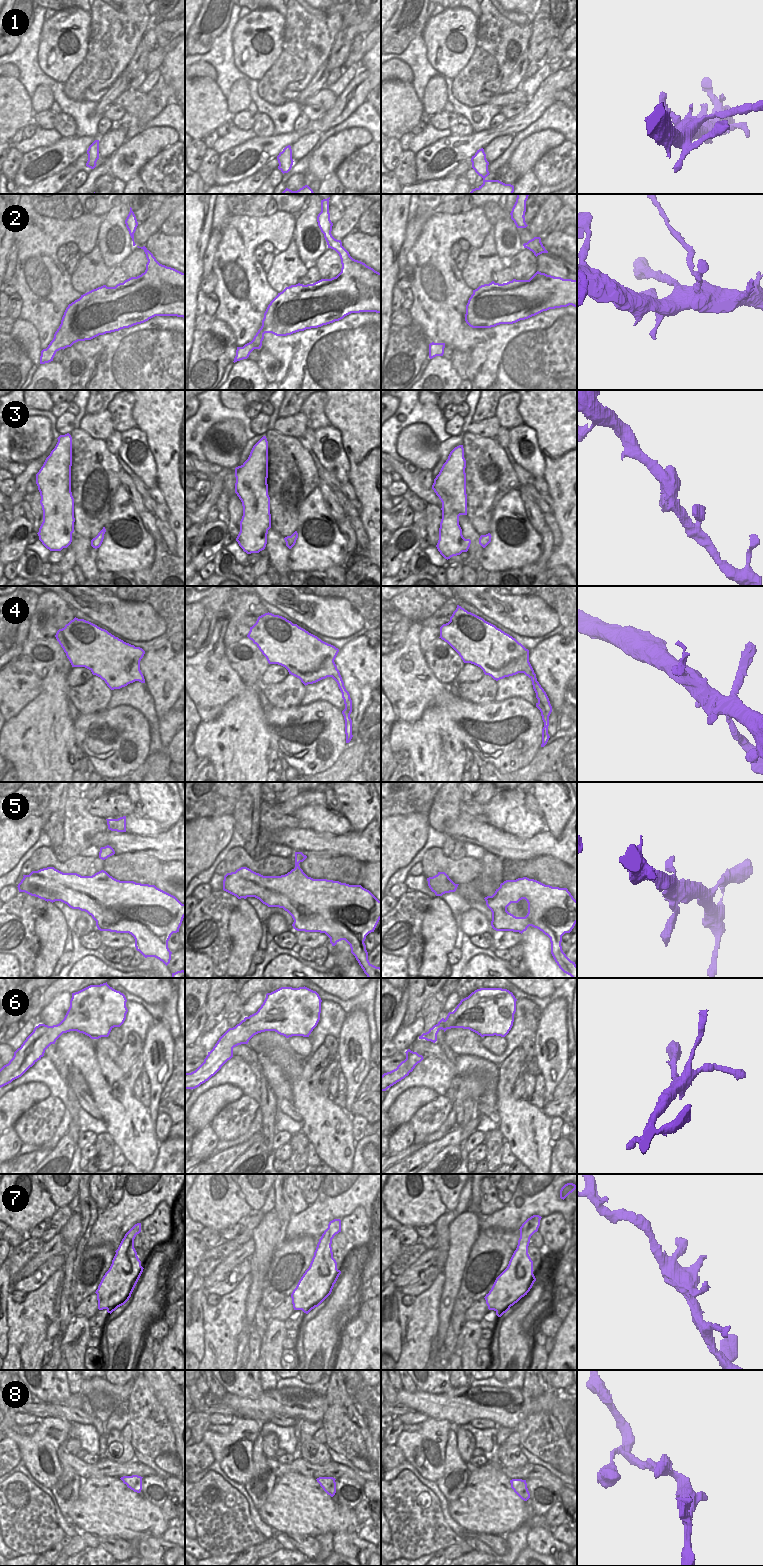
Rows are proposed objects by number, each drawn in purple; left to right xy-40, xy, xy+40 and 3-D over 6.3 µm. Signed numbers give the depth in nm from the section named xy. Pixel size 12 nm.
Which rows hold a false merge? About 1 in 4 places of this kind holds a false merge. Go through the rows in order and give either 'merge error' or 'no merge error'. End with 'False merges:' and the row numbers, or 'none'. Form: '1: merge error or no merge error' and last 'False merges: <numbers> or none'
1: no merge error
2: merge error
3: no merge error
4: no merge error
5: no merge error
6: no merge error
7: no merge error
8: no merge error
False merges: 2

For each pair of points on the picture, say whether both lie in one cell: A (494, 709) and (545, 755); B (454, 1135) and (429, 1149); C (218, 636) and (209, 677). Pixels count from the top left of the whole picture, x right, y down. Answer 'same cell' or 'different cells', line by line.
A: different cells
B: same cell
C: same cell

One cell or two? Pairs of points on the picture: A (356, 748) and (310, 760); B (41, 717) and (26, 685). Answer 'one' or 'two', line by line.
A: two
B: two

